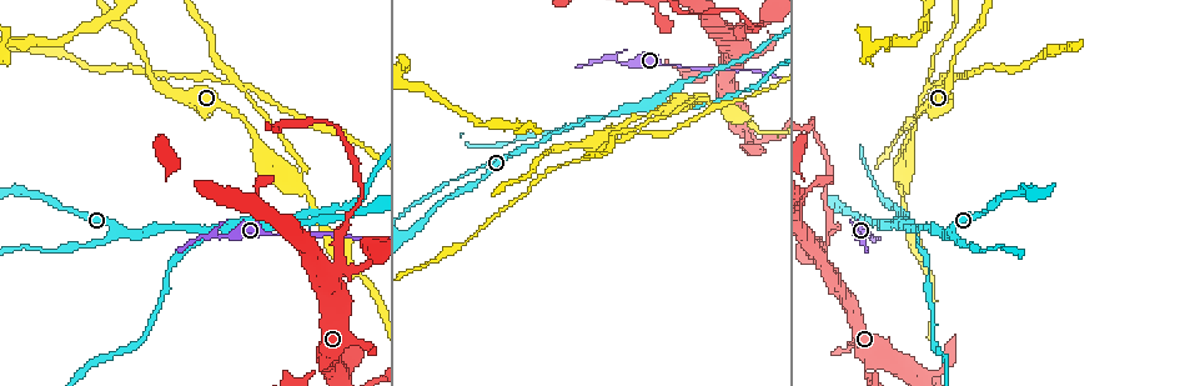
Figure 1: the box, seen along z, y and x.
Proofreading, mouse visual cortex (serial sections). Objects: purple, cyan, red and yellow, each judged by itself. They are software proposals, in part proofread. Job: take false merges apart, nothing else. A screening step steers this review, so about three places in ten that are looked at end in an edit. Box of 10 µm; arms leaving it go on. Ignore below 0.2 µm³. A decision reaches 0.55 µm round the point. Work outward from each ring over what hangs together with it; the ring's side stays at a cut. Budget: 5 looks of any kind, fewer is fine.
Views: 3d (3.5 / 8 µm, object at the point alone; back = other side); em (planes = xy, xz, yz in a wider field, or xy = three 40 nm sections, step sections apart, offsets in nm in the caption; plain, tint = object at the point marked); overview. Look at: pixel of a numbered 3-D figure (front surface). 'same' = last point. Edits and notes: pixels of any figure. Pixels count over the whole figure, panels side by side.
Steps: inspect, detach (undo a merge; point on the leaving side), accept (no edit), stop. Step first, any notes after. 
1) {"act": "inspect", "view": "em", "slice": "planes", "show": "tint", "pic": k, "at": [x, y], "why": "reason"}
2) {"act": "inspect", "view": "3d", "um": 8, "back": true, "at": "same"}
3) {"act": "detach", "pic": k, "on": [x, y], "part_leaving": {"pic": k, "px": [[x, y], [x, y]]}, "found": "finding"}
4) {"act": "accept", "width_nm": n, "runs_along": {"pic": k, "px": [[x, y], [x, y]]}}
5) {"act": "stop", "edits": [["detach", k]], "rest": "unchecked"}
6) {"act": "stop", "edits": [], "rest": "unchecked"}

{"act": "inspect", "view": "3d", "um": 3.5, "back": true, "pic": 1, "at": [203, 232], "why": "a fork"}

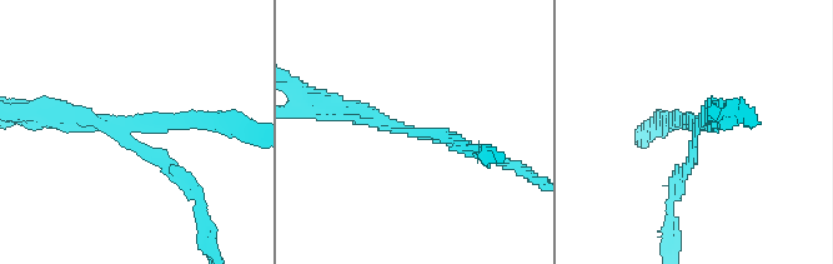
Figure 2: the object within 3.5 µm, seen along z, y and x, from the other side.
{"act": "inspect", "view": "em", "slice": "xy", "step": 1, "show": "tint", "pic": 2, "at": [698, 125], "why": "shape alone is not enough"}

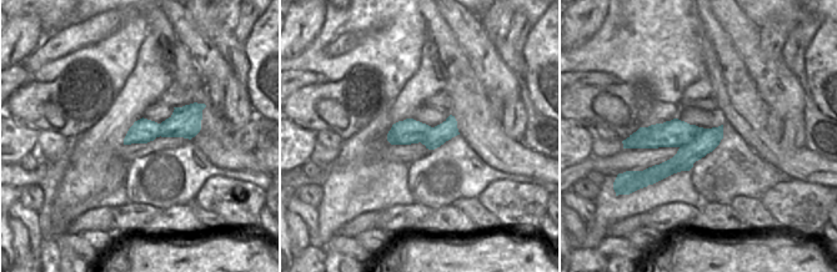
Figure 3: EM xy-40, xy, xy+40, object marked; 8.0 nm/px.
{"act": "inspect", "view": "em", "slice": "xy", "step": 2, "show": "tint", "at": "same"}

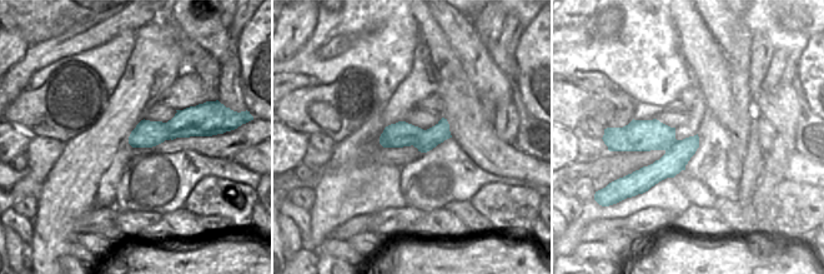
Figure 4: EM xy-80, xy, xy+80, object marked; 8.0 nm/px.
{"act": "detach", "pic": 2, "on": [166, 163], "arm_widths_nm": [150, 200, 250], "part_leaving": {"pic": 2, "px": [[131, 137], [200, 194], [204, 222]]}, "found": "two cells meet here"}

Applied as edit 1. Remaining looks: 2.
{"act": "inspect", "view": "3d", "um": 8, "pic": 1, "at": [288, 175], "why": "two arms at a narrow angle"}

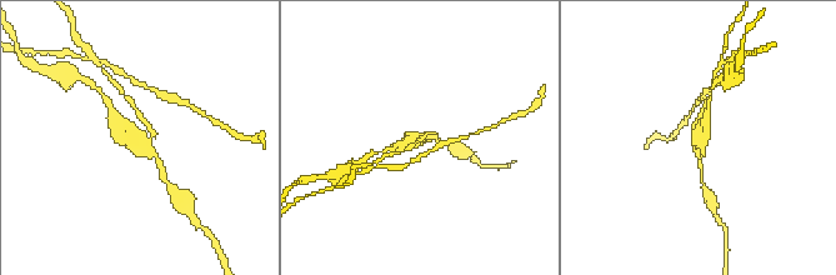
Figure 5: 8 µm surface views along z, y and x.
{"act": "inspect", "view": "em", "slice": "xy", "step": 3, "show": "tint", "at": "same", "why": "shape alone is not enough"}

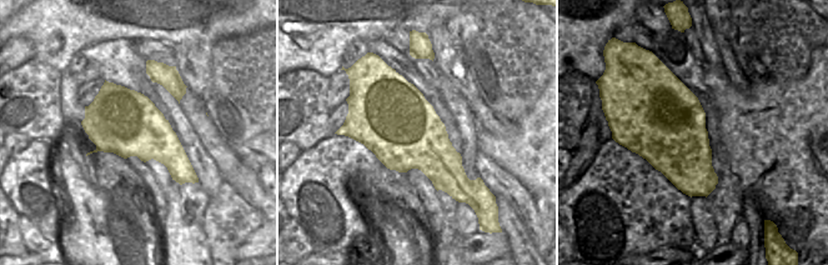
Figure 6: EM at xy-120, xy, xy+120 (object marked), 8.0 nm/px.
{"act": "detach", "pic": 5, "on": [140, 115], "part_leaving": {"pic": 5, "px": [[149, 131], [151, 129], [123, 91]]}, "found": "a second cell is stuck on"}

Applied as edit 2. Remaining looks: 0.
{"act": "stop", "edits": [["detach", 2], ["detach", 5]], "rest": "unchecked"}

